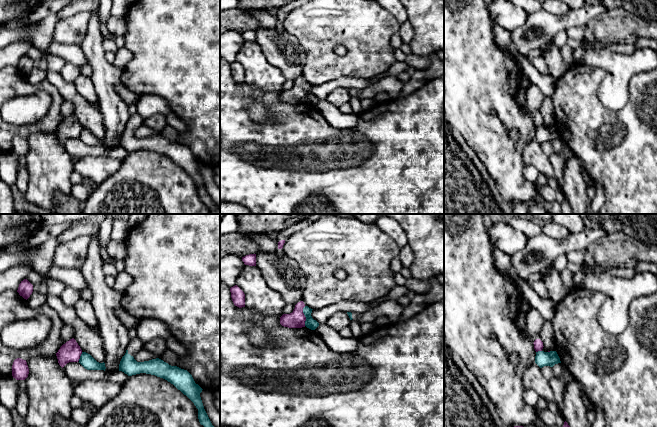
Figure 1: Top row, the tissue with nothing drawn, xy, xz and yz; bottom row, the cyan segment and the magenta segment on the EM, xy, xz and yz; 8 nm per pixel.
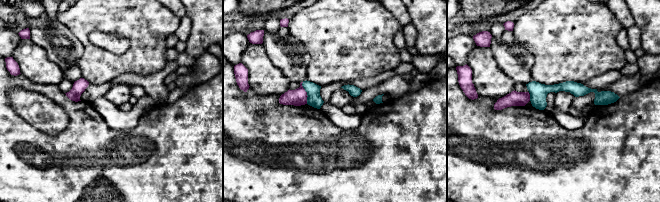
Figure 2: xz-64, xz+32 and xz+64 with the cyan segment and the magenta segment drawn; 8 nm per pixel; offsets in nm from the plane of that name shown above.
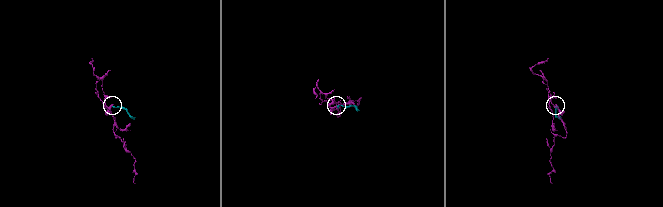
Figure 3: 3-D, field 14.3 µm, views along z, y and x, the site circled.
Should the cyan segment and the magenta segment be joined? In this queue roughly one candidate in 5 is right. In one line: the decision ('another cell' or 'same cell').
another cell

